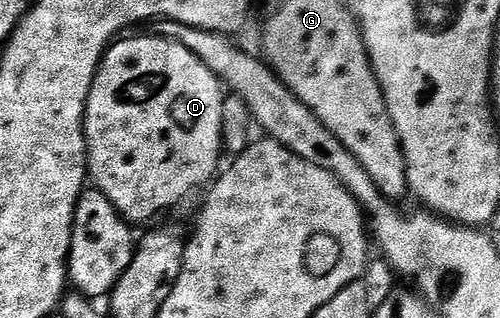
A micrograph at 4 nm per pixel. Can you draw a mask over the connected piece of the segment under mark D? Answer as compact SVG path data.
M153 33L138 35L135 39L126 38L130 37L119 38L110 44L106 50L106 56L102 58L102 63L98 66L98 72L92 81L92 89L88 93L86 120L84 121L88 179L97 191L104 193L104 197L108 197L108 201L112 201L112 205L116 205L116 209L126 218L127 223L139 225L138 223L151 222L150 224L153 224L155 222L153 219L161 211L170 211L173 207L180 206L189 195L196 194L201 187L209 188L219 174L218 158L223 158L224 155L222 145L224 88L222 82L212 73L212 69L208 69L208 65L204 65L204 61L200 61L200 57L196 57L196 53L188 53L188 49L184 49L184 45L171 39L160 39Z

